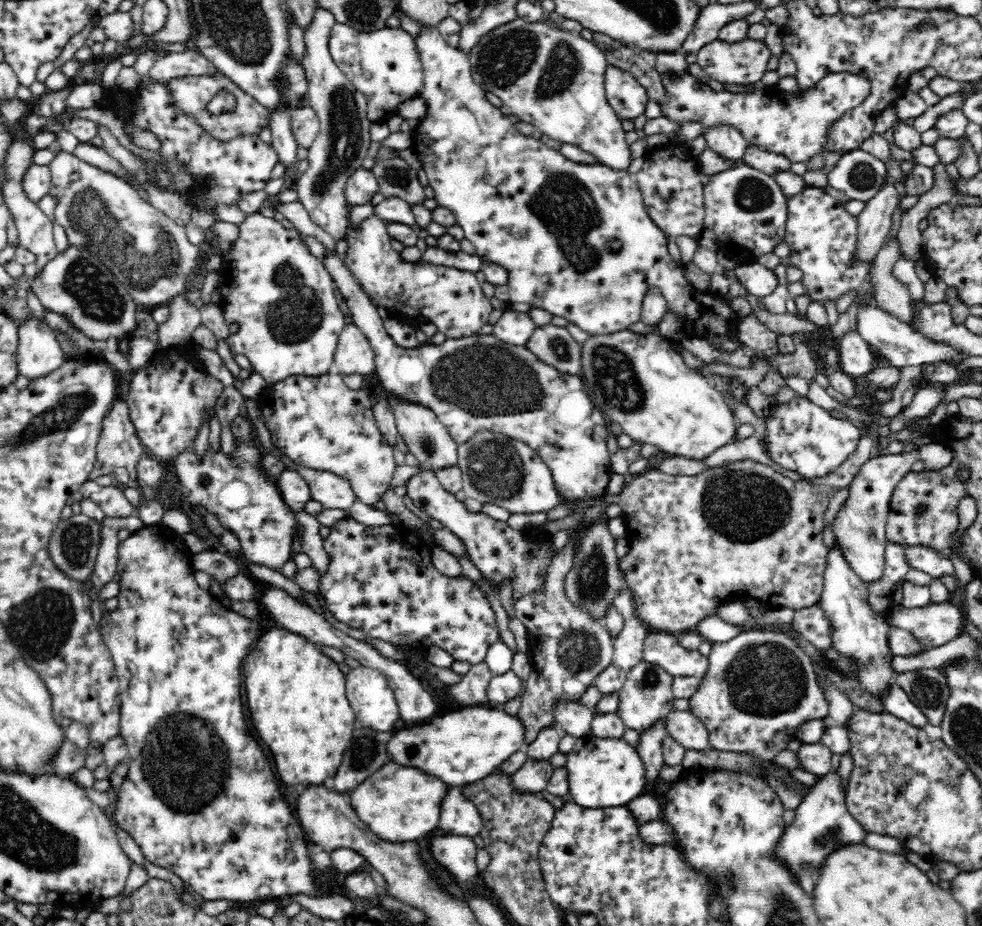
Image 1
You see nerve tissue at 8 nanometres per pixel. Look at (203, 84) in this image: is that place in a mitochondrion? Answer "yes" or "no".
no

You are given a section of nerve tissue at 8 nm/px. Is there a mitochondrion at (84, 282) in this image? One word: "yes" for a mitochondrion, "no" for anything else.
yes

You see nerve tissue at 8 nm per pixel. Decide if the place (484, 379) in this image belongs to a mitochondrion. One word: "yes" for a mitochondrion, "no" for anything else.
yes

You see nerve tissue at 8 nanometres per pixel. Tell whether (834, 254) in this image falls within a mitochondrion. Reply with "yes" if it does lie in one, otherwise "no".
yes

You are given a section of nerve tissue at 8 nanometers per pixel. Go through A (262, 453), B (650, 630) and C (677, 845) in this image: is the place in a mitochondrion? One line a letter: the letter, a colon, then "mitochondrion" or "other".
A: other
B: other
C: other

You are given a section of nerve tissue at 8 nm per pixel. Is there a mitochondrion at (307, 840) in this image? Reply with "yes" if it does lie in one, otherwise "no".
no

